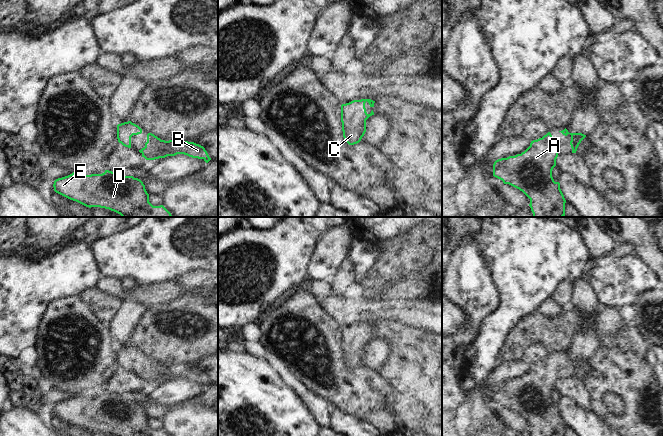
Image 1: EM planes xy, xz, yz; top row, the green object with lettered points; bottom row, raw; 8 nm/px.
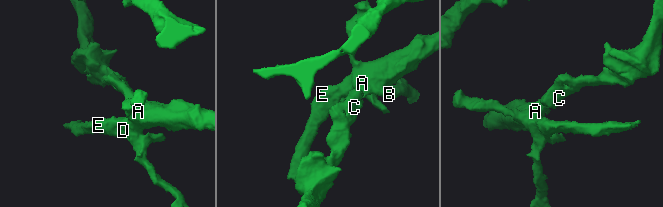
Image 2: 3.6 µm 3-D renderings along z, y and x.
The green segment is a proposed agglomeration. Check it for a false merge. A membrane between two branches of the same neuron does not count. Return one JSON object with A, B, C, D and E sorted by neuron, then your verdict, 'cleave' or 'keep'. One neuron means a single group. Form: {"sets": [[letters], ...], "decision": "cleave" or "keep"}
{"sets": [["A", "B", "C", "D", "E"]], "decision": "keep"}

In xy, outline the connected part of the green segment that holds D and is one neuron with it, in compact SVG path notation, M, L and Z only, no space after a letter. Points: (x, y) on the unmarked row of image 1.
M105 394L102 398L79 396L58 402L54 415L86 431L114 436L169 436L163 429L153 430L143 406L133 400L120 400Z

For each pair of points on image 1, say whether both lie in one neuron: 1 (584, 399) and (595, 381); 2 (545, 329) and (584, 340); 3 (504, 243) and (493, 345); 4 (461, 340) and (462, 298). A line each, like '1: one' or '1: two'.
1: two
2: two
3: one
4: one

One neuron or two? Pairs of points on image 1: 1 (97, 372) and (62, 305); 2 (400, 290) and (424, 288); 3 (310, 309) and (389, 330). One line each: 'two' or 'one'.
1: one
2: one
3: two

